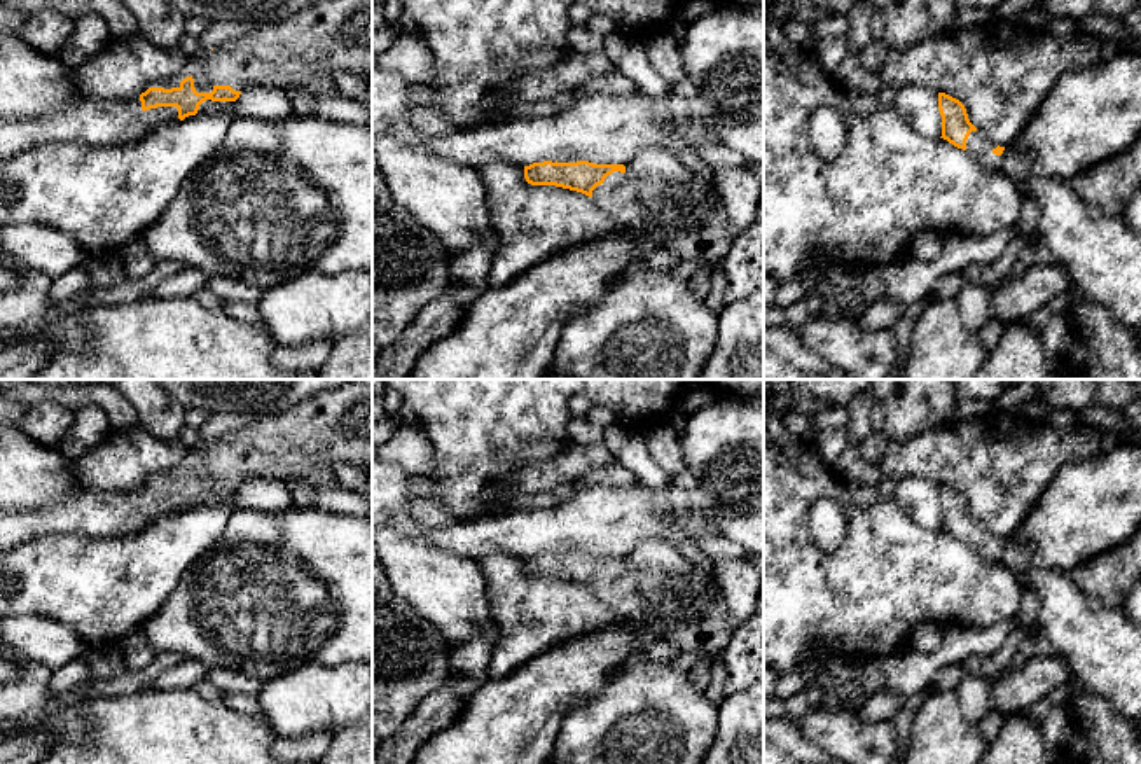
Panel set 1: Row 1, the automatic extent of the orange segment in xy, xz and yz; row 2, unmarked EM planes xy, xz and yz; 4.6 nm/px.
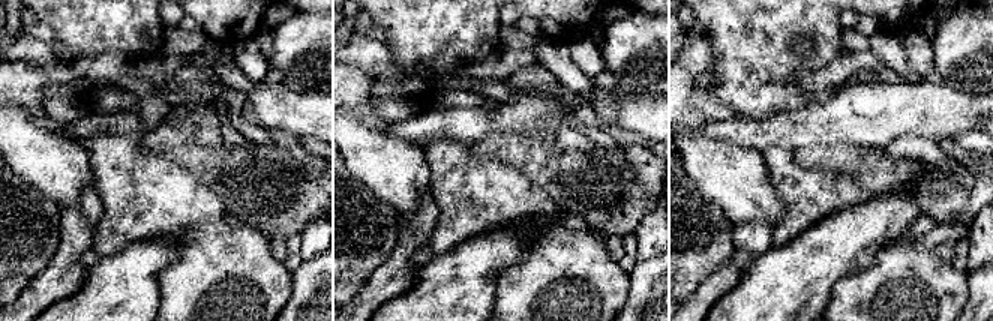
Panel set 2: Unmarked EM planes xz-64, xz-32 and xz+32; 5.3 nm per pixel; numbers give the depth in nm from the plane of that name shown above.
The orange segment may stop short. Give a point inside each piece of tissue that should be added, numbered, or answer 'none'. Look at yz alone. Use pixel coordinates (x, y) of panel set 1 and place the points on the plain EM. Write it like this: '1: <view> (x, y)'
1: yz (979, 537)

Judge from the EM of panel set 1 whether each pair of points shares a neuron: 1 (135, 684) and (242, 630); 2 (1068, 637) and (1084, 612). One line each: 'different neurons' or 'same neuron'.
1: different neurons
2: same neuron

